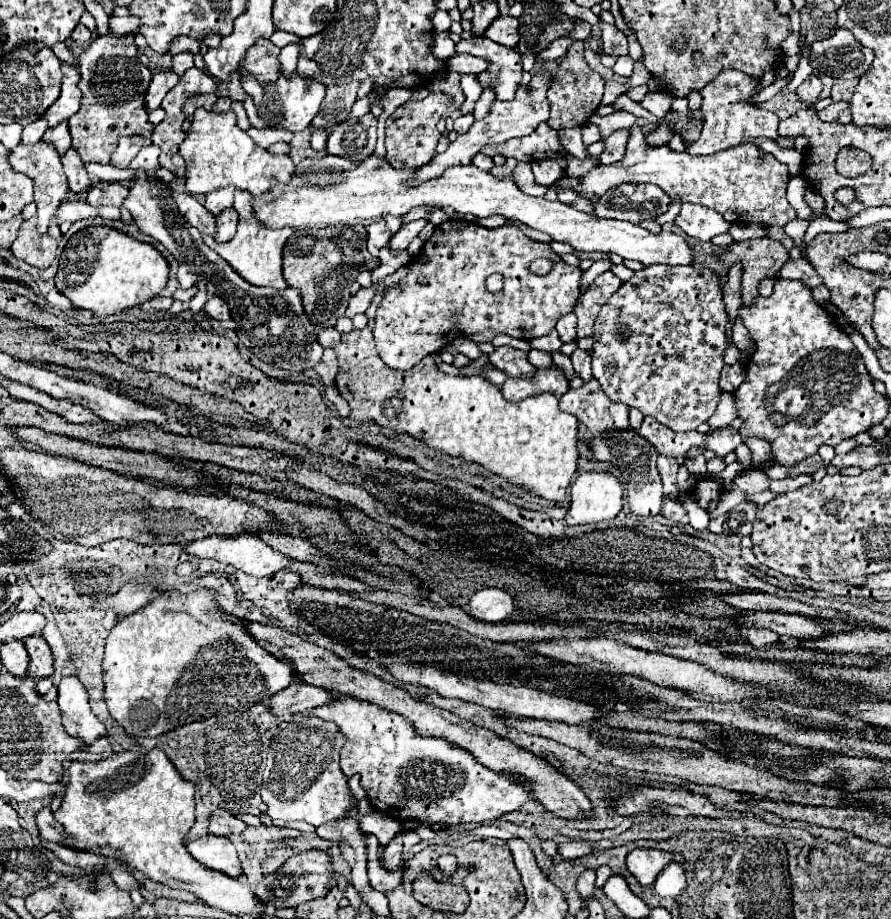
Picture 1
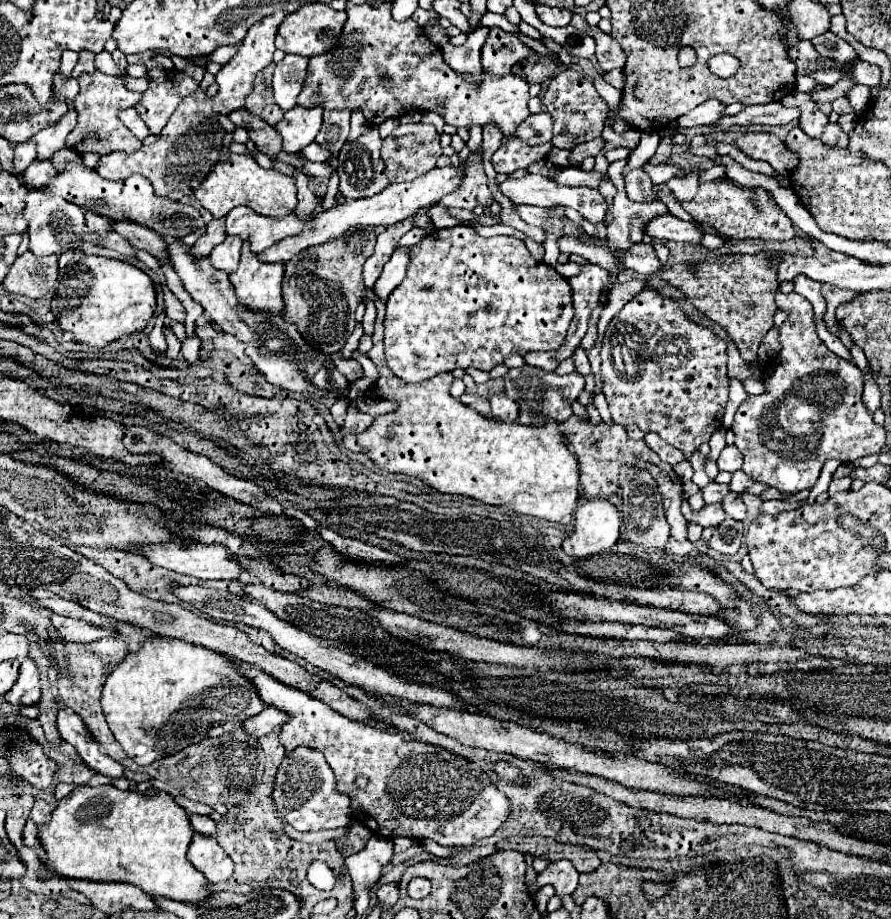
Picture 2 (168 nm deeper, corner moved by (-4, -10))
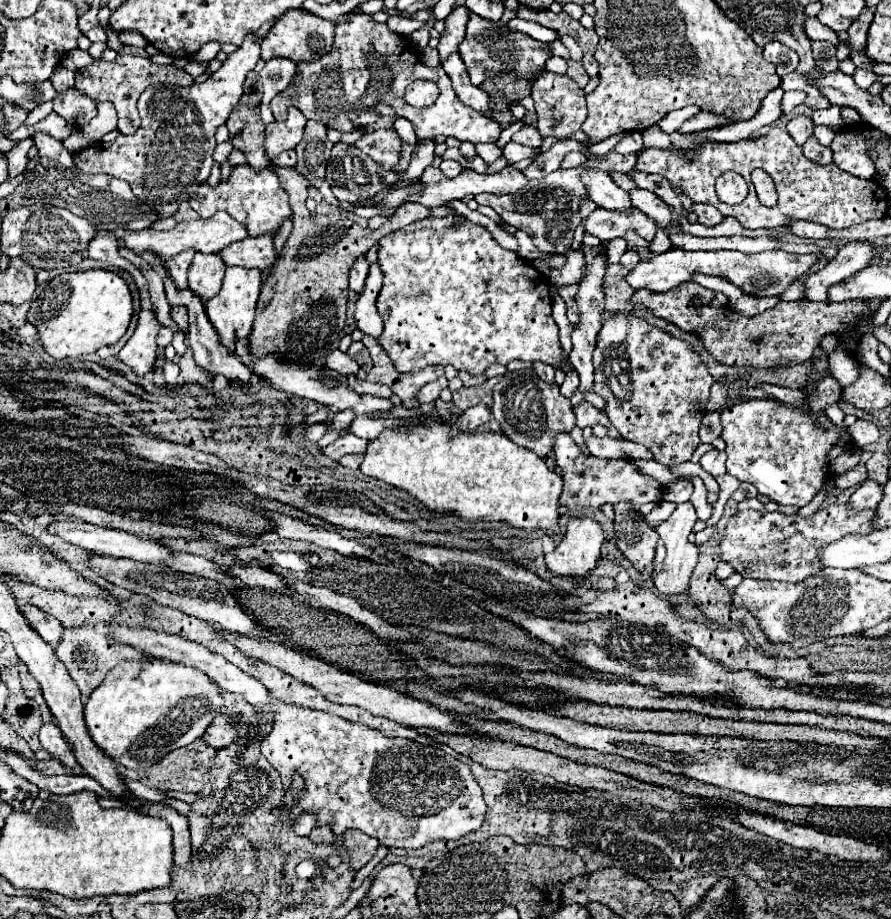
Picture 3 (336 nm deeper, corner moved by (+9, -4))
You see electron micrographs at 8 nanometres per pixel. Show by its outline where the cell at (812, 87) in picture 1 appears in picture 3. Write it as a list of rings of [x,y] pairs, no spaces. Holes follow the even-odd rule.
[[[798,115],[798,117],[794,117],[792,121],[788,121],[786,131],[788,131],[788,133],[792,135],[792,139],[802,147],[802,145],[808,141],[808,137],[812,135],[812,131],[814,131],[814,123],[810,121],[810,117]]]

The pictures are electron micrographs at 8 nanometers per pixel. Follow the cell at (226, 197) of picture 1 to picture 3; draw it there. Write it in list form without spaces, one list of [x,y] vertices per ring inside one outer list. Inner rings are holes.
[[[184,251],[176,255],[176,259],[170,259],[168,263],[164,263],[164,269],[168,277],[174,281],[176,289],[186,289],[186,275],[192,265],[192,259],[194,259],[194,251]]]

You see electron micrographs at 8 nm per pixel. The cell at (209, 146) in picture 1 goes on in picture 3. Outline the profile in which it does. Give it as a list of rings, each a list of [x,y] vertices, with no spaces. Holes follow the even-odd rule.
[[[238,165],[232,169],[228,181],[222,181],[216,189],[210,189],[206,183],[200,187],[200,195],[190,201],[190,207],[200,215],[200,219],[210,219],[218,211],[226,211],[232,219],[246,225],[250,237],[258,237],[264,233],[276,235],[286,219],[292,219],[292,209],[288,203],[286,191],[280,187],[280,181],[274,171],[264,169],[260,175],[256,171],[248,171],[248,167]]]

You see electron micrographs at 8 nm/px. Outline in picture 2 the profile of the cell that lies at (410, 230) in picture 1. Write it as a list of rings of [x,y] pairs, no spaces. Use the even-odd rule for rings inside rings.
[[[397,247],[393,257],[389,259],[389,263],[383,267],[383,273],[381,277],[377,279],[373,291],[377,293],[379,299],[387,299],[389,293],[403,281],[405,277],[405,271],[407,271],[407,265],[411,261],[411,253],[407,247]]]

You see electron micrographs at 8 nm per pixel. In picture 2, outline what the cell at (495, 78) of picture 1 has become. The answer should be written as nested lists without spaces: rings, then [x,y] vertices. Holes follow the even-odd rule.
[[[347,1],[345,11],[349,17],[345,21],[337,47],[309,59],[309,77],[305,77],[303,91],[297,97],[297,105],[303,105],[303,107],[321,105],[323,109],[349,109],[349,111],[361,109],[367,123],[371,125],[379,125],[387,117],[401,117],[407,111],[435,111],[435,113],[441,113],[445,123],[453,127],[467,127],[471,123],[483,127],[487,123],[497,123],[503,135],[513,133],[517,125],[525,121],[525,117],[529,115],[529,109],[527,109],[529,85],[525,83],[523,77],[517,77],[515,73],[507,73],[499,77],[499,75],[484,72],[481,83],[477,83],[471,75],[453,71],[443,61],[441,49],[433,45],[427,39],[427,35],[423,35],[423,29],[413,19],[397,23],[391,17],[389,1],[383,1],[379,5],[373,5],[373,3],[353,5],[351,1]]]

